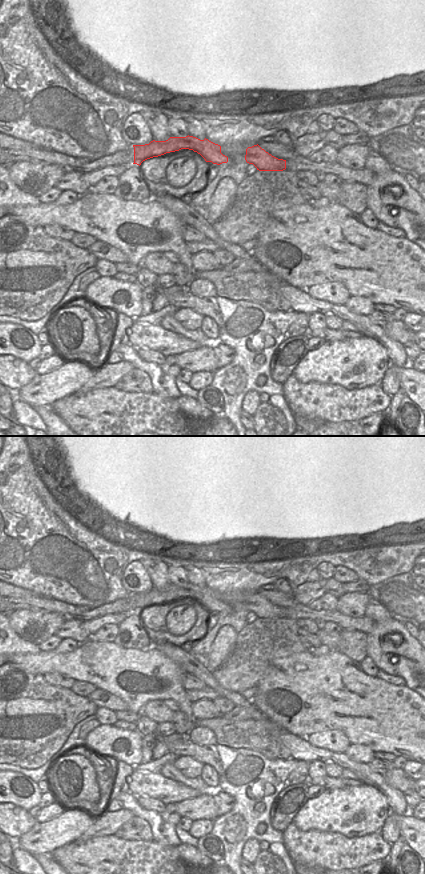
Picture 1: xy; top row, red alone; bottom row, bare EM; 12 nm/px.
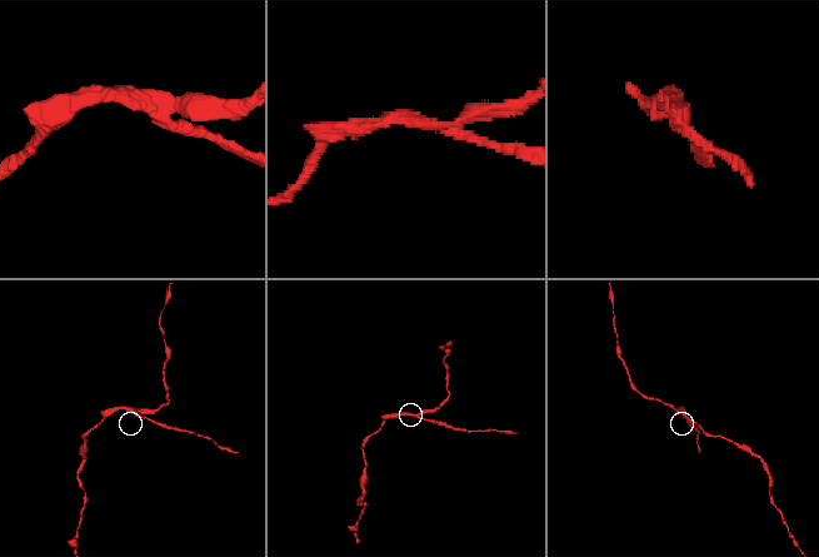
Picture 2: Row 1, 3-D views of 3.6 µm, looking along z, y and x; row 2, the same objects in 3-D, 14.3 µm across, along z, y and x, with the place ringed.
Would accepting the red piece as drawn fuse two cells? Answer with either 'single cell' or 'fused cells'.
fused cells

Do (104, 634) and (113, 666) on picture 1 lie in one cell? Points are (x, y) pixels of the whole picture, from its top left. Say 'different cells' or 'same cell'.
different cells

